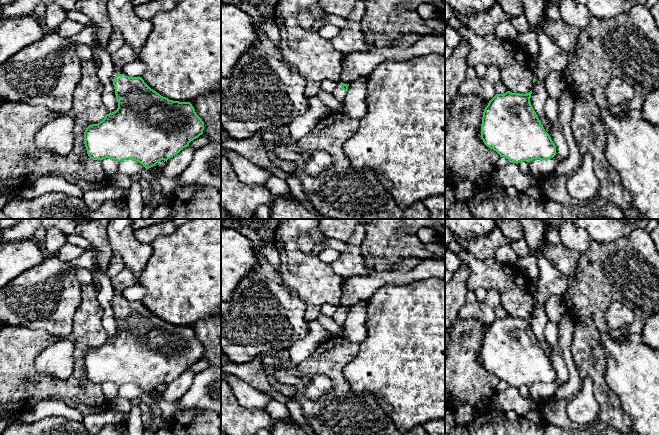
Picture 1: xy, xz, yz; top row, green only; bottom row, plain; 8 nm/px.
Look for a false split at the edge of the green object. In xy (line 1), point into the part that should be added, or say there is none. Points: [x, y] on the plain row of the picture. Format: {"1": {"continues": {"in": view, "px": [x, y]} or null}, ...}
{"1": {"continues": {"in": "xy", "px": [116, 294]}}}

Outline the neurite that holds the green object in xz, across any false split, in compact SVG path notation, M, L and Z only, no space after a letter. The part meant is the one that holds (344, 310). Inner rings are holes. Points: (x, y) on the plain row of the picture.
M342 305L338 306L336 308L336 311L335 311L333 317L332 317L335 320L335 322L341 327L344 326L344 323L347 318L348 310L349 310L349 307L345 307Z

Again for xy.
M115 290L112 297L118 332L106 338L98 348L89 349L84 356L84 367L88 380L92 384L112 382L118 386L132 383L149 393L161 385L167 385L179 377L189 367L203 358L204 346L196 338L190 326L169 324L151 313L141 301L126 300L121 292Z

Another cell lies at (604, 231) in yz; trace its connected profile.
M574 219L573 223L586 230L591 240L609 244L638 228L645 229L653 219Z

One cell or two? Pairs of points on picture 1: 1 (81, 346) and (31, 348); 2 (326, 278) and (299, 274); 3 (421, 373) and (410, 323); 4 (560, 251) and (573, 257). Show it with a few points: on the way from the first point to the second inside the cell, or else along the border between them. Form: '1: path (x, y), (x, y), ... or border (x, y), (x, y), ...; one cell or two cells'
1: path (78, 372), (67, 385), (40, 385), (29, 374); one cell
2: path (319, 278), (311, 278), (306, 274); one cell
3: path (421, 361), (421, 337), (419, 335); one cell
4: path (563, 254), (566, 257), (570, 257); one cell

